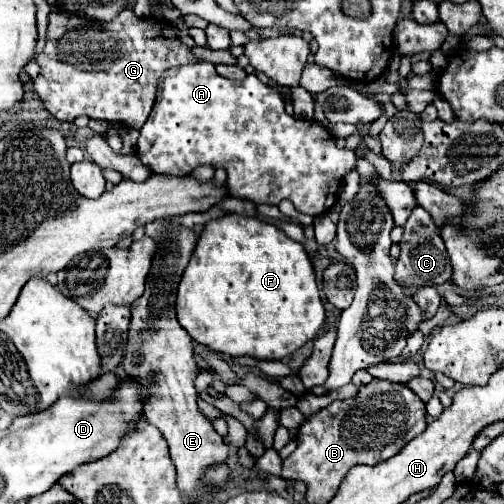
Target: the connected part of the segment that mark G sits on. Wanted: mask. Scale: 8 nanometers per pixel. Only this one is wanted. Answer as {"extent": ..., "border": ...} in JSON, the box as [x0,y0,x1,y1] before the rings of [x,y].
{"extent":[34,9,196,129],"border":[[[124,9],[112,23],[102,23],[100,33],[88,27],[88,19],[50,15],[46,45],[36,61],[40,75],[34,79],[34,91],[56,119],[74,121],[86,115],[140,129],[152,111],[162,71],[196,59],[190,47],[178,41],[170,23],[152,17],[140,19],[134,11]]]}

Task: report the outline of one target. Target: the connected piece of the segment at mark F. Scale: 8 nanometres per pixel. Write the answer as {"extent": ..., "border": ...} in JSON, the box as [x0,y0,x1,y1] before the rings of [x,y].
{"extent":[176,215,326,361],"border":[[[224,215],[220,219],[212,219],[204,225],[202,233],[200,233],[200,239],[194,247],[194,253],[190,257],[190,263],[180,279],[180,285],[178,285],[178,299],[176,299],[176,315],[178,315],[178,323],[188,331],[188,335],[196,341],[196,343],[202,343],[206,345],[208,349],[216,351],[216,353],[222,353],[222,355],[230,355],[230,357],[254,357],[254,359],[266,359],[266,361],[276,361],[276,359],[282,359],[286,355],[292,355],[296,349],[300,349],[306,341],[314,339],[320,329],[326,325],[326,311],[324,311],[324,305],[322,305],[322,299],[320,299],[320,293],[318,293],[318,287],[316,287],[316,275],[314,275],[314,267],[308,259],[308,253],[304,249],[302,243],[298,241],[292,241],[282,229],[278,229],[276,225],[272,223],[264,223],[256,217],[240,217],[240,215]]]}

